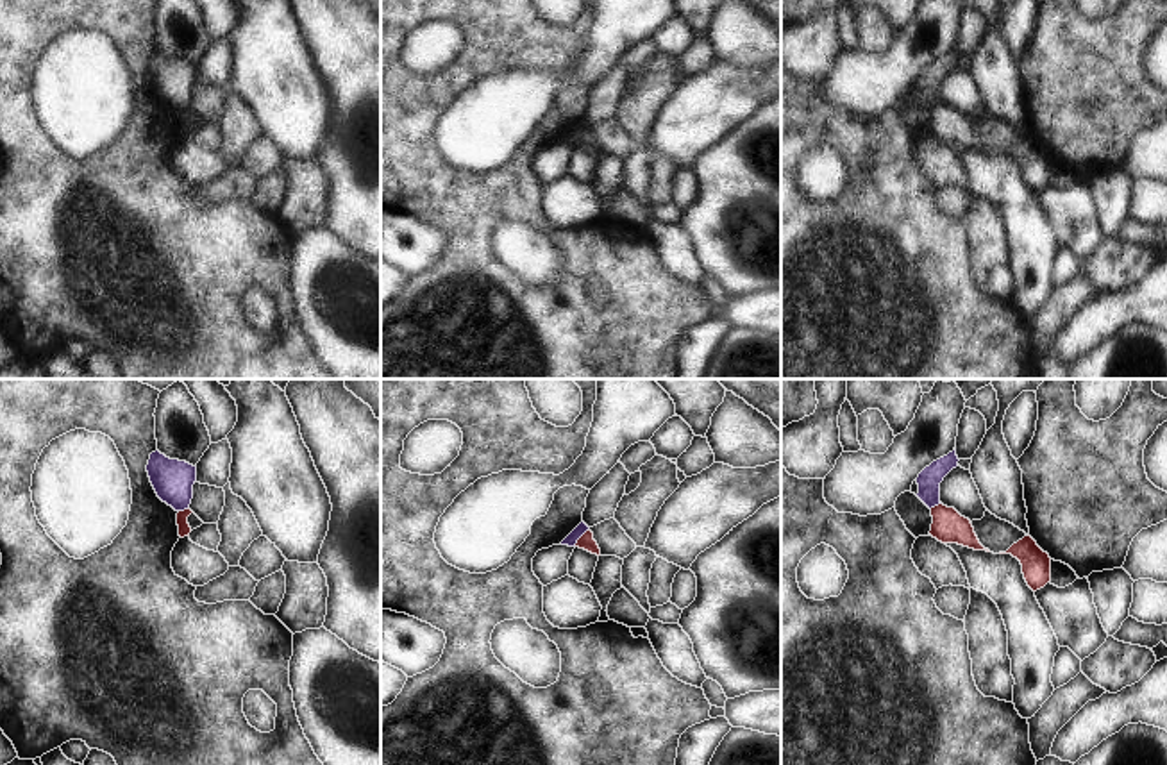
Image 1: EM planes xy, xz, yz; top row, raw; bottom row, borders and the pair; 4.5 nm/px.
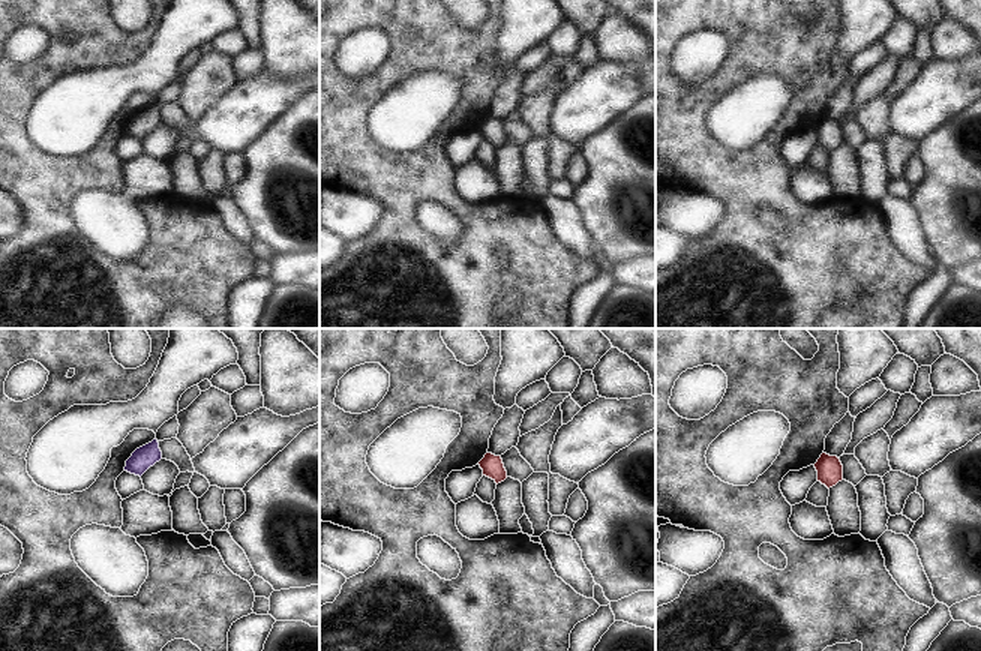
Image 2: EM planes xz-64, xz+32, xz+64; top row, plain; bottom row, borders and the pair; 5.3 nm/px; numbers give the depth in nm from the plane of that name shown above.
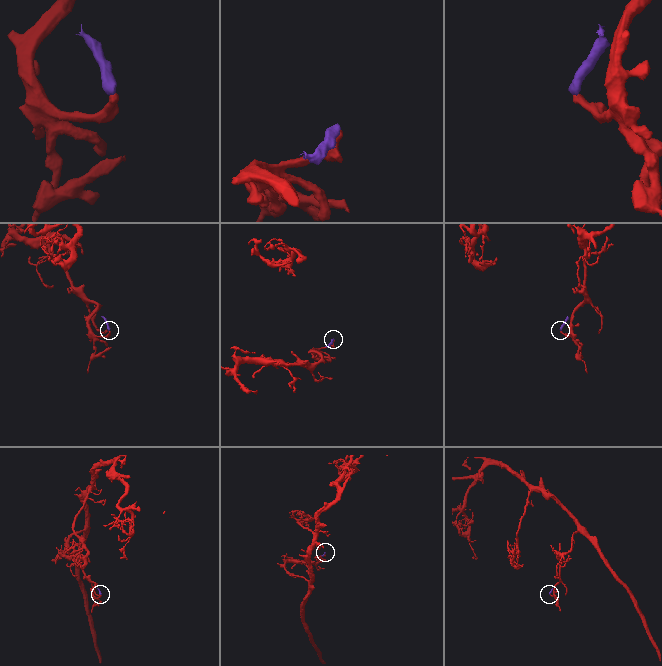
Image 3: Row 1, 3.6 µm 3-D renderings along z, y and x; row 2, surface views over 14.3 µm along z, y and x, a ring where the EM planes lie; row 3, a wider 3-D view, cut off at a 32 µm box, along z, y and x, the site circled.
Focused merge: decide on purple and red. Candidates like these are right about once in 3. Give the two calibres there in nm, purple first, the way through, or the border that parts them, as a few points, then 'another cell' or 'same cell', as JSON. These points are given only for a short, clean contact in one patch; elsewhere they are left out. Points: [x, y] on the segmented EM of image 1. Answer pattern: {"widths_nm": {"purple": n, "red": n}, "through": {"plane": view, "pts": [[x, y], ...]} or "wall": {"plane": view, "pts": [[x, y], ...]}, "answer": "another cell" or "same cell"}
{"widths_nm": {"purple": 60, "red": 70}, "wall": {"plane": "xz", "pts": [[588, 528], [574, 546]]}, "answer": "another cell"}

